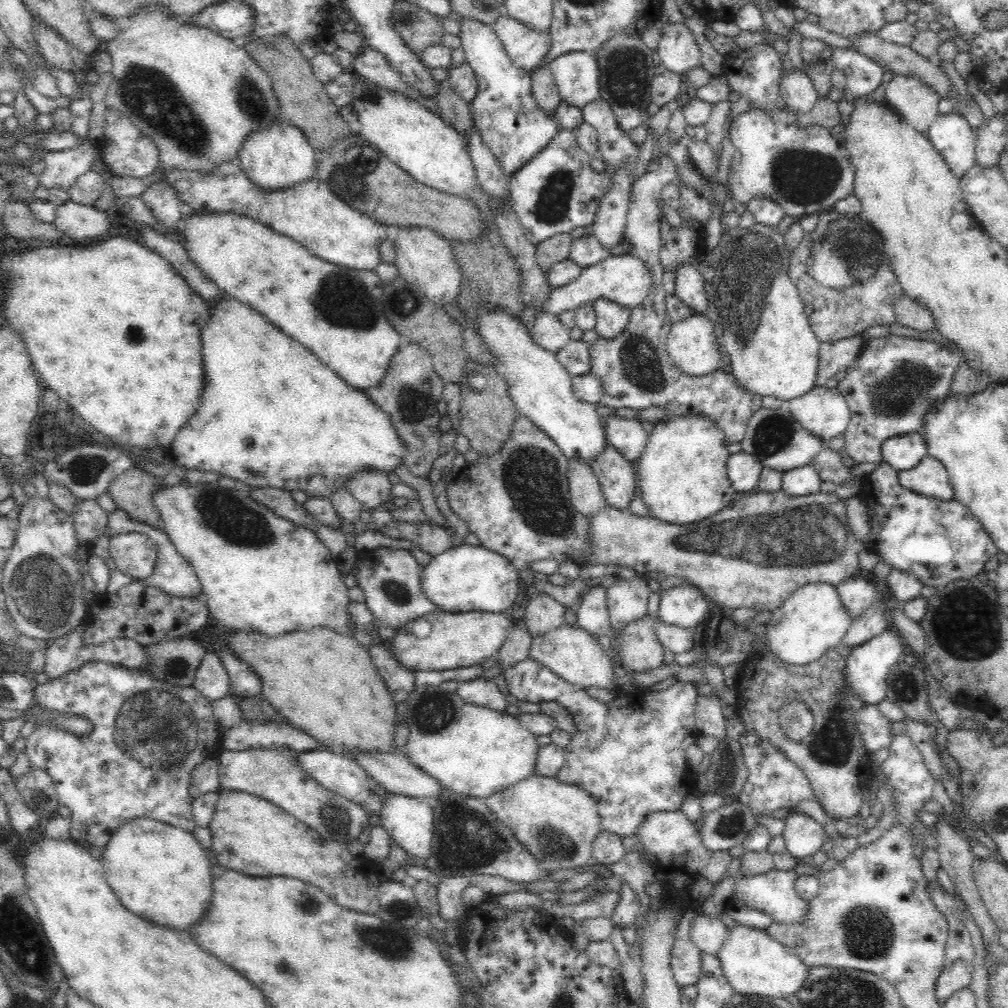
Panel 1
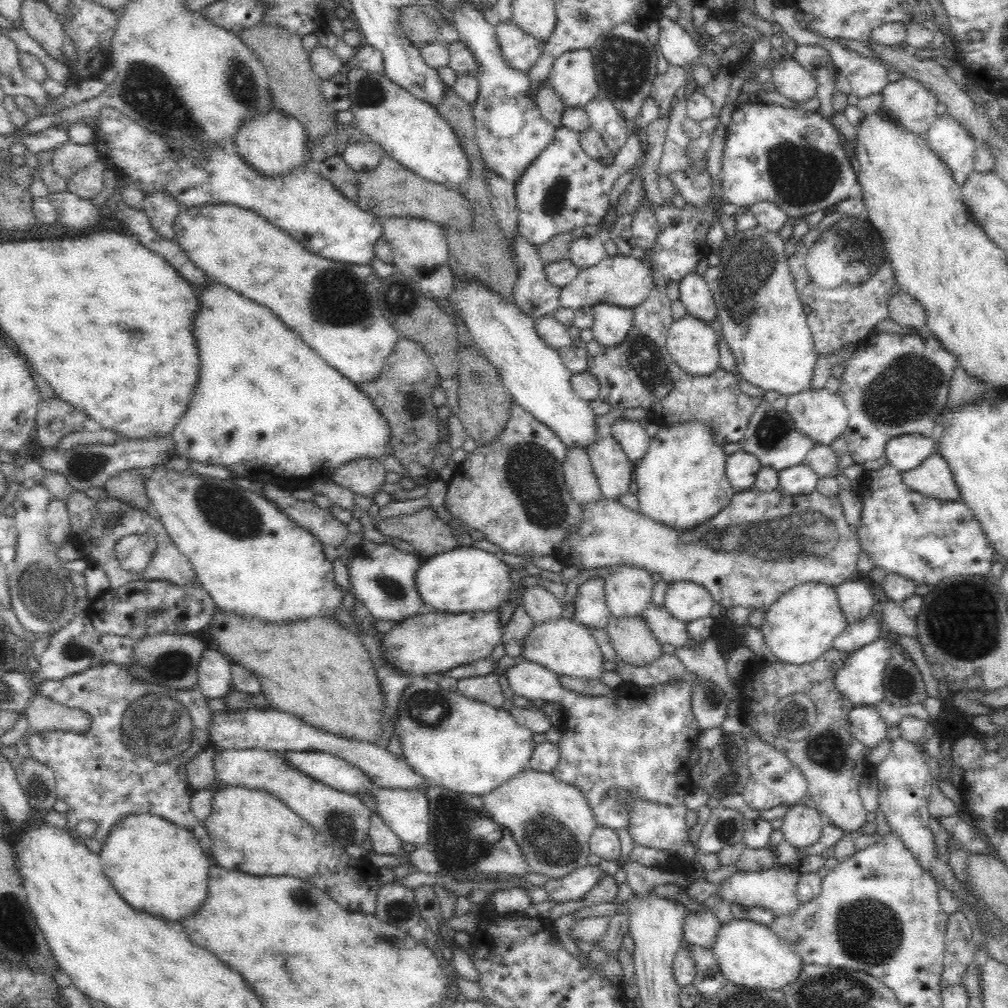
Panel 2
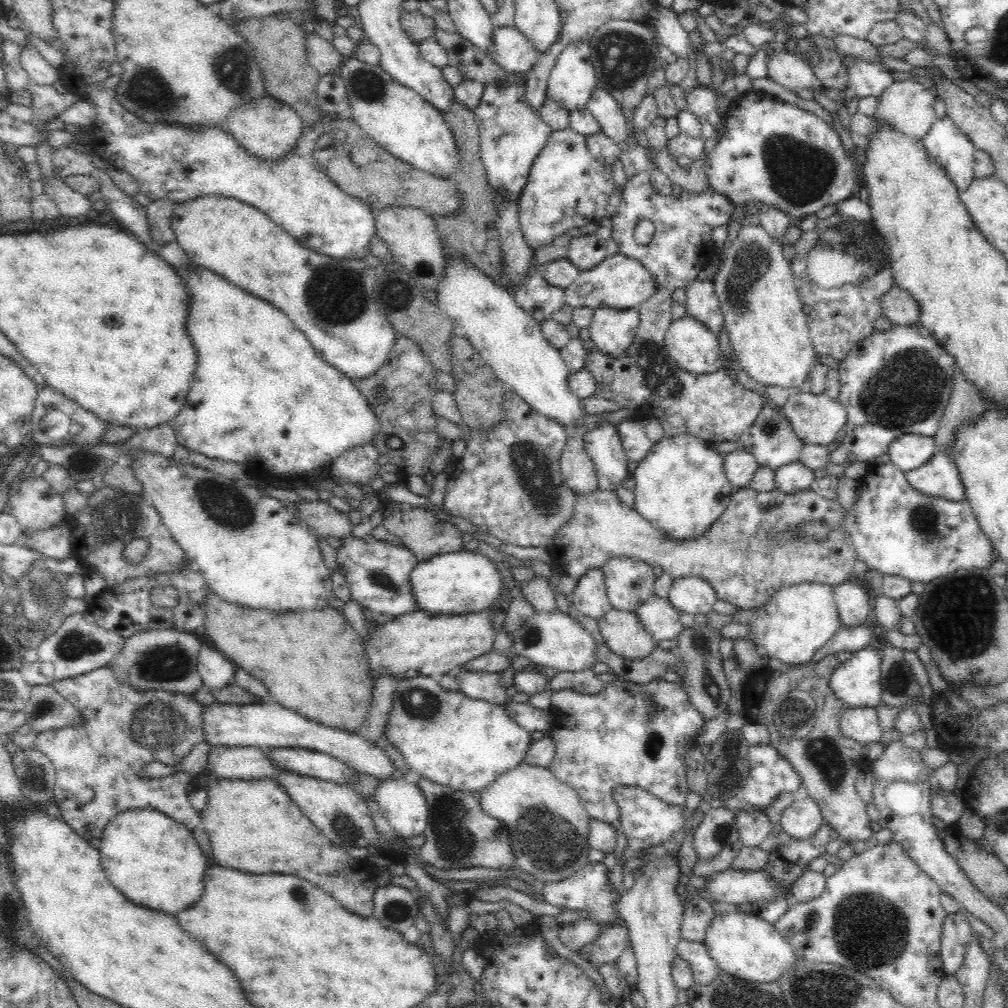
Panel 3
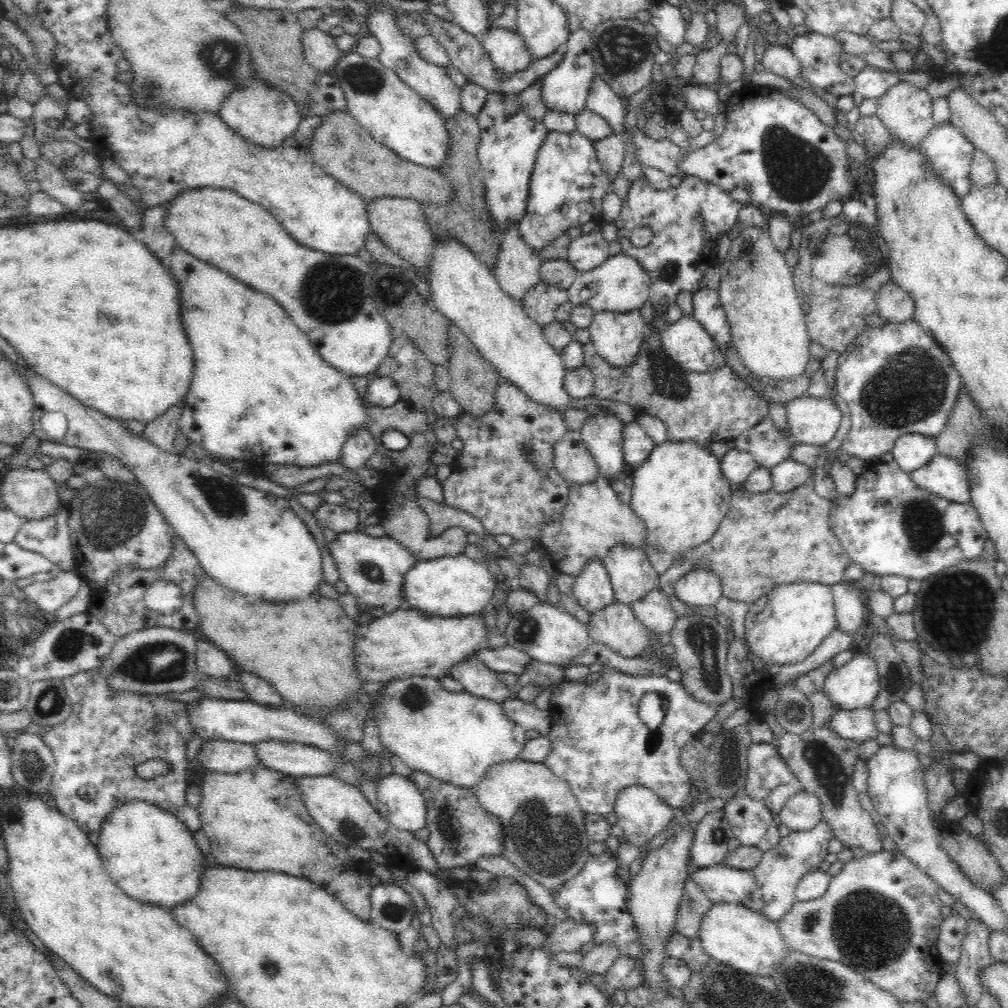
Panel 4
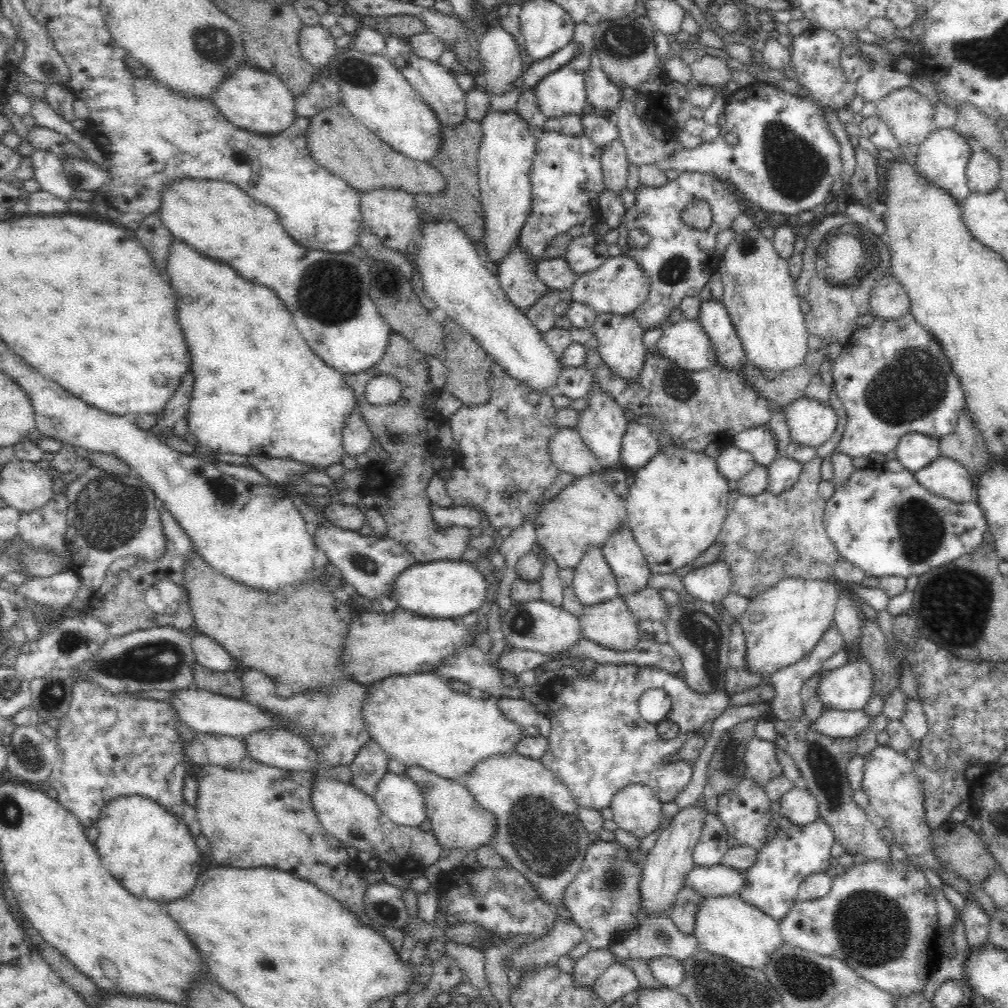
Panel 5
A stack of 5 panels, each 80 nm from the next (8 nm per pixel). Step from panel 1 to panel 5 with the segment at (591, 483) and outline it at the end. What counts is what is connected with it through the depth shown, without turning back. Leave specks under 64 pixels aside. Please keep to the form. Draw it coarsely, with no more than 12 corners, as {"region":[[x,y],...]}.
{"region":[[560,427],[549,453],[579,479],[602,471],[577,428]]}

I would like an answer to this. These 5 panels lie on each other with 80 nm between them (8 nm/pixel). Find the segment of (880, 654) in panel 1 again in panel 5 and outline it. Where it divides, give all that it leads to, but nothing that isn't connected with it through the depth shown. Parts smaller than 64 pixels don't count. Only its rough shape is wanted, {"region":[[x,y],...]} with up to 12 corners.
{"region":[[856,657],[826,671],[817,689],[828,709],[863,709],[870,664]]}

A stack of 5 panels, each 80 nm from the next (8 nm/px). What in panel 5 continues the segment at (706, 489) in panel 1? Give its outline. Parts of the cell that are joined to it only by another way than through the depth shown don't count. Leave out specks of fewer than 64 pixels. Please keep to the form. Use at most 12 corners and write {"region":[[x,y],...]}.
{"region":[[659,443],[624,500],[653,573],[714,542],[730,491],[714,457]]}

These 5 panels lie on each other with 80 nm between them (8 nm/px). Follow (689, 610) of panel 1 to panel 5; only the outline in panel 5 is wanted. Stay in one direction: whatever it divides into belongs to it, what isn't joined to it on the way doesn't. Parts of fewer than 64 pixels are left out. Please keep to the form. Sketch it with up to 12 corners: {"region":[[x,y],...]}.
{"region":[[714,561],[681,578],[695,600],[728,595],[730,567]]}

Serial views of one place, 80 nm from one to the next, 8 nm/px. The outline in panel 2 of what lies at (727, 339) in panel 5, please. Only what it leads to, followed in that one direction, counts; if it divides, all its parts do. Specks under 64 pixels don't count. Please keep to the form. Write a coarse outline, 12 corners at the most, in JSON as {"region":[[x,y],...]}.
{"region":[[690,272],[678,282],[688,315],[717,318],[712,291]]}

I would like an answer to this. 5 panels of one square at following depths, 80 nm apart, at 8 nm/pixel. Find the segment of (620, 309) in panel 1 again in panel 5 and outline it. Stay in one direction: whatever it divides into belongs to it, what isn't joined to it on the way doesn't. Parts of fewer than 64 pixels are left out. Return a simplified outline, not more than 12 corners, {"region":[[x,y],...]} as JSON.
{"region":[[597,313],[593,345],[610,370],[636,380],[646,328],[634,313]]}

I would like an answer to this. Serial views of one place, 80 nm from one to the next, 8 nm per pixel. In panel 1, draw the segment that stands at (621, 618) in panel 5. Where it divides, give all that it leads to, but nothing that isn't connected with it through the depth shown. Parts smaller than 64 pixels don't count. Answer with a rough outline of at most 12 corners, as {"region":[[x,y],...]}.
{"region":[[648,615],[620,634],[624,669],[664,666],[663,647]]}

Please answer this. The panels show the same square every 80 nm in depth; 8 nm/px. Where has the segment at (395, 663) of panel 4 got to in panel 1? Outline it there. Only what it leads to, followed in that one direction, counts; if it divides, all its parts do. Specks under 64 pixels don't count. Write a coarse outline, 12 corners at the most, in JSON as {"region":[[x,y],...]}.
{"region":[[481,611],[422,617],[396,631],[391,651],[412,671],[481,665],[517,625]]}

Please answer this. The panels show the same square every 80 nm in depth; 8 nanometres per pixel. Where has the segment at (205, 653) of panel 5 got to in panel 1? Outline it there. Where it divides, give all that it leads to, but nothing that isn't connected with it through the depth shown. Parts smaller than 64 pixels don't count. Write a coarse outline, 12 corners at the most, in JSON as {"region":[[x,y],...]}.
{"region":[[208,651],[193,687],[211,701],[230,694],[227,671]]}

